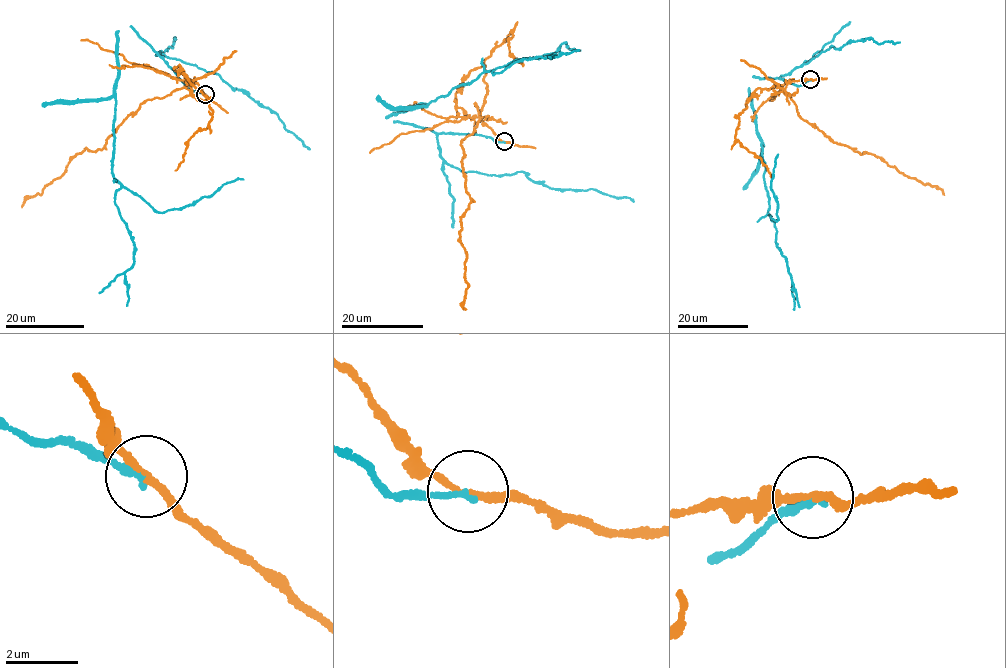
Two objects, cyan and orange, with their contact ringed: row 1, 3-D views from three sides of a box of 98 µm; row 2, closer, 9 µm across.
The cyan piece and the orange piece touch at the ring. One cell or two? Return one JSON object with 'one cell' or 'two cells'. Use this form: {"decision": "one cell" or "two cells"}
{"decision": "two cells"}

